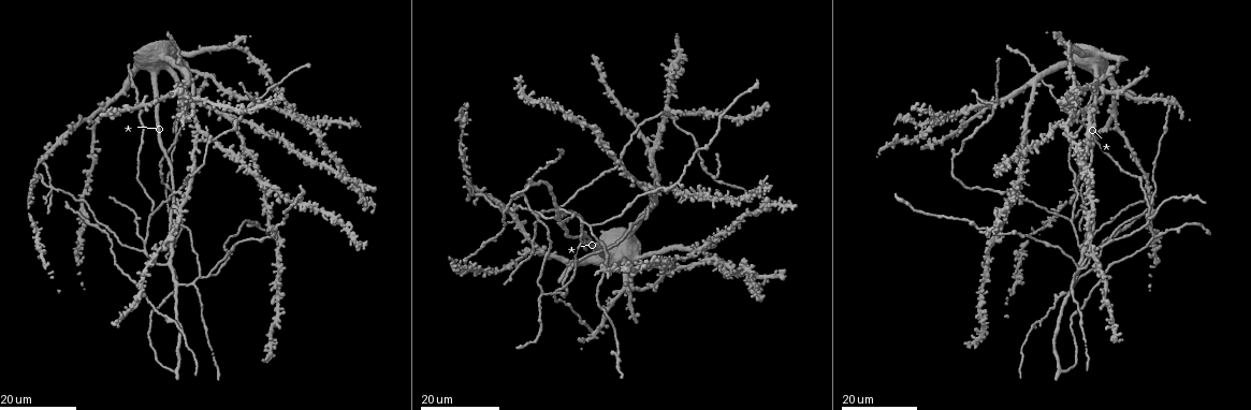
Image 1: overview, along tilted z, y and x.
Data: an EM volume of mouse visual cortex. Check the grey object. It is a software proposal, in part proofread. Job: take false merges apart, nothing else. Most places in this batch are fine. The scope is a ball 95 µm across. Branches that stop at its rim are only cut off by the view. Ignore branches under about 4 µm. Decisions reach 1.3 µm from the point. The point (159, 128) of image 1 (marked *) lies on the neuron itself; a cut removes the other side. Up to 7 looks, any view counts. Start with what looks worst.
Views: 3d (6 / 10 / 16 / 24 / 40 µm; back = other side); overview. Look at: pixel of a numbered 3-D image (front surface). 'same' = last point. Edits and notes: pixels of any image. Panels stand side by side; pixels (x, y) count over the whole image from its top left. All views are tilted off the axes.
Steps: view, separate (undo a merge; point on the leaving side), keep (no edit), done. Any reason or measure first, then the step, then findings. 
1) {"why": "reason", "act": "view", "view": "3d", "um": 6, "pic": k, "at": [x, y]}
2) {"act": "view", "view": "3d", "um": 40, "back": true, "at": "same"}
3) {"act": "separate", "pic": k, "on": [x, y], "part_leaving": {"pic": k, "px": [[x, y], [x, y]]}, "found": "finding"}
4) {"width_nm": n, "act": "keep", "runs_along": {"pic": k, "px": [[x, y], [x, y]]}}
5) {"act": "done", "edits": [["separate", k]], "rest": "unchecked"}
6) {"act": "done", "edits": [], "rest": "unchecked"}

{"why": "looks like a crossing", "act": "view", "view": "3d", "um": 24, "pic": 1, "at": [52, 184]}

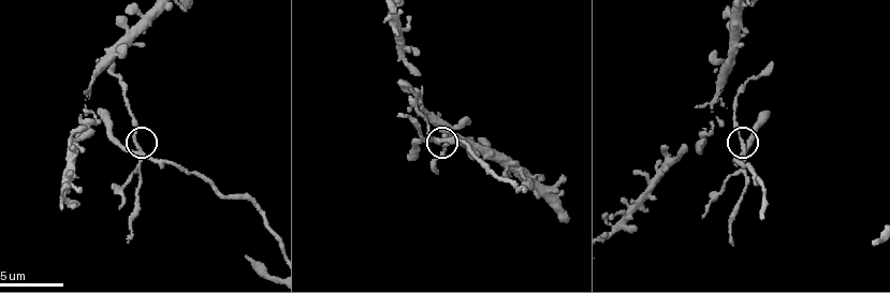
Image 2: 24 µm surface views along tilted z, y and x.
{"why": "zoom in", "act": "view", "view": "3d", "um": 10, "pic": 2, "at": [136, 145]}

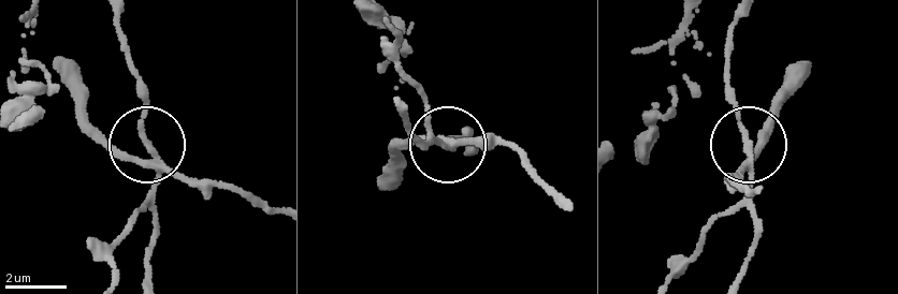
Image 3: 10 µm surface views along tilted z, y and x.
{"arms": 4, "act": "separate", "pic": 3, "on": [153, 209], "part_leaving": {"pic": 3, "px": [[159, 159], [139, 122], [146, 91], [116, 15]]}, "found": "a second neuron is stuck on"}

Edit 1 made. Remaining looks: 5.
{"why": "branch point", "act": "view", "view": "3d", "um": 24, "pic": 1, "at": [996, 103]}

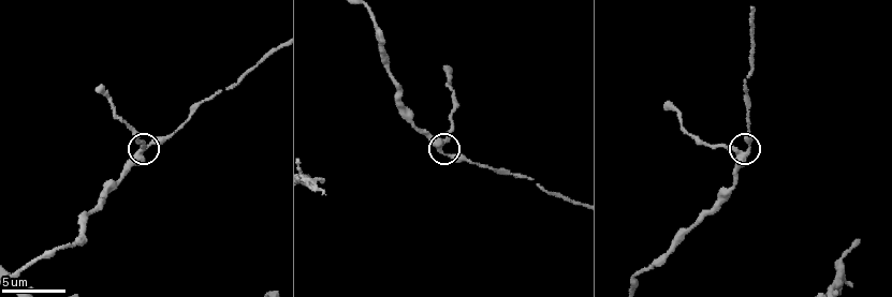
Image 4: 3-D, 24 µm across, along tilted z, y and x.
{"why": "closer look", "act": "view", "view": "3d", "um": 10, "pic": 4, "at": [140, 152]}

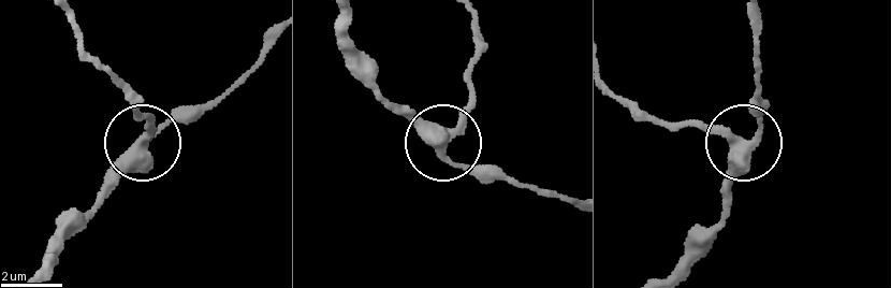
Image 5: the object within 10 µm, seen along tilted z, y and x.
{"act": "keep", "runs_along": {"pic": 5, "px": [[43, 275], [106, 171], [143, 140], [146, 112], [133, 108]]}, "found": "all the same neuron"}

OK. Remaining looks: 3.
{"why": "three-way junction", "act": "view", "view": "3d", "um": 16, "pic": 1, "at": [1078, 245]}

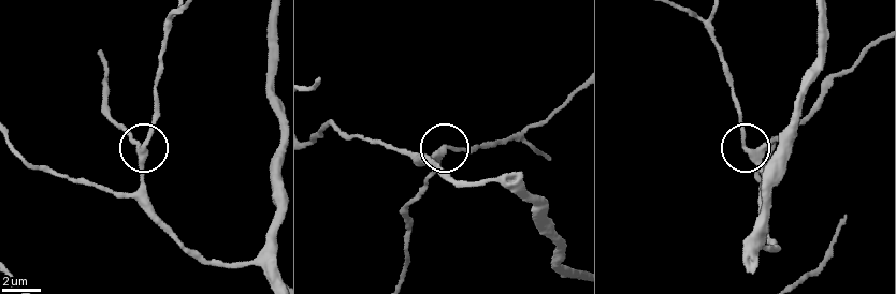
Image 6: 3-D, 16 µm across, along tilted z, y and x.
{"why": "closer look", "act": "view", "view": "3d", "um": 6, "pic": 6, "at": [438, 158]}

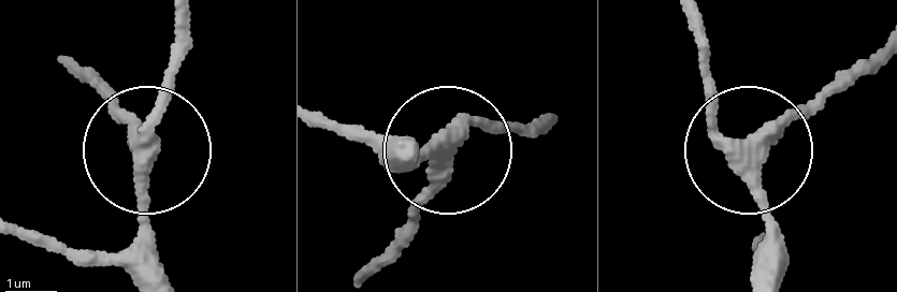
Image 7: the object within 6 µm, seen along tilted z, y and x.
{"arms": 3, "act": "keep", "runs_along": {"pic": 7, "px": [[769, 280], [753, 157], [847, 78]]}, "found": "all the same neuron"}

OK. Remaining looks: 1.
{"act": "done", "edits": [["separate", 3]], "rest": "unchecked"}

